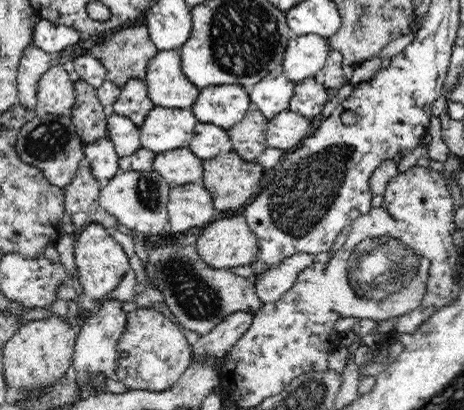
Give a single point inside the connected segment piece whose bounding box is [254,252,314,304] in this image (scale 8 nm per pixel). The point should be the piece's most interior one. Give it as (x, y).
(273, 282)

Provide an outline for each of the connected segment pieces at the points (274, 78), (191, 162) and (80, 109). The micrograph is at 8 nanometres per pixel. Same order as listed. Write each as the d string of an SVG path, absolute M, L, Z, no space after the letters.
M282 70L273 71L248 89L249 101L252 107L270 121L280 112L289 110L294 88L295 84L288 80Z
M188 147L158 154L152 168L162 175L170 186L196 183L203 178L203 161Z
M80 79L75 82L74 89L75 104L70 118L80 139L88 144L107 137L109 110L99 102L97 89Z

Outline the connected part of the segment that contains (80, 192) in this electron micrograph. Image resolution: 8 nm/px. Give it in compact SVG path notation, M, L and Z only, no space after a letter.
M82 165L78 168L74 180L64 188L65 212L61 221L61 231L72 235L80 228L90 224L102 224L107 230L113 231L119 221L102 209L98 202L101 183L90 167Z

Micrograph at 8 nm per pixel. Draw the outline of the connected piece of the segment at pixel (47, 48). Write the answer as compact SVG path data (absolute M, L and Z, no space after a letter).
M36 18L31 40L34 46L54 57L61 50L78 43L82 36L75 28Z

